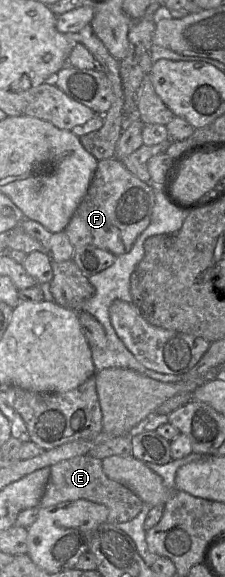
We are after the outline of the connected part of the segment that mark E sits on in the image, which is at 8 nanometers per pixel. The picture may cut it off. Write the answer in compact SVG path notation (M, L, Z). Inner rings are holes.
M89 455L75 456L62 460L50 467L51 472L39 506L48 507L61 502L85 499L105 505L108 510L107 522L117 524L135 518L141 511L144 502L126 486L106 476L102 460Z

